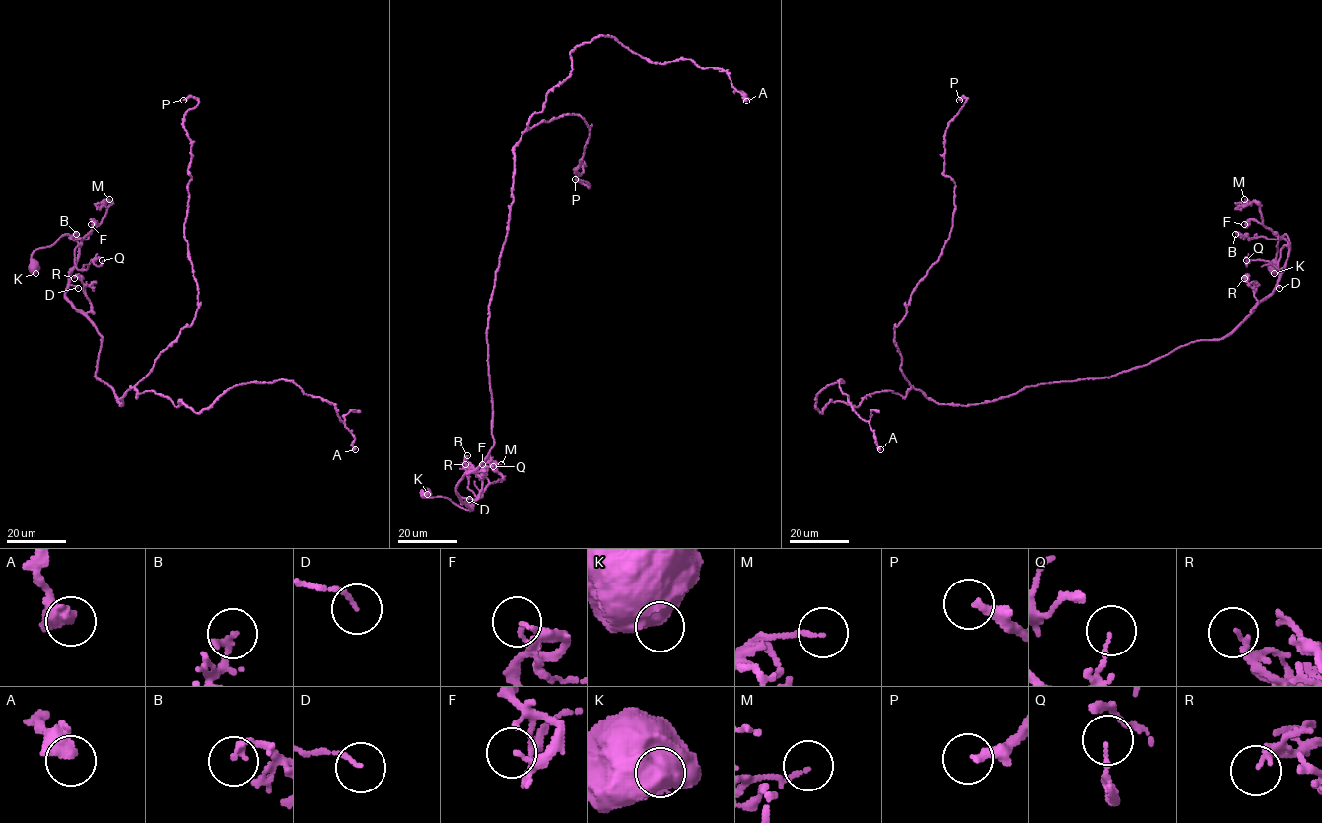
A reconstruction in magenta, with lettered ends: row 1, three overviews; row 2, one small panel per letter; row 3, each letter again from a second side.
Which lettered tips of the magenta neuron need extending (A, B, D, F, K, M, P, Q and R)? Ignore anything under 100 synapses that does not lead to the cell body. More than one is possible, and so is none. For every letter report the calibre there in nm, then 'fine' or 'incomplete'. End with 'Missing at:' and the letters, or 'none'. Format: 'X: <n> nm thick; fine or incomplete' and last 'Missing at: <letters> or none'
A: 500 nm thick; fine
B: 200 nm thick; fine
D: 120 nm thick; fine
F: 110 nm thick; fine
K: 850 nm thick; fine
M: 100 nm thick; fine
P: 260 nm thick; fine
Q: 80 nm thick; fine
R: 170 nm thick; fine
Missing at: none

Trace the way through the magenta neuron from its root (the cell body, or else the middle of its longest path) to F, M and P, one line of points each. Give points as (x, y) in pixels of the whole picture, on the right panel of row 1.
F: (997, 399), (1038, 384), (1112, 377), (1190, 342), (1227, 336), (1273, 291), (1289, 251), (1263, 224), (1244, 224)
M: (997, 399), (1112, 377), (1227, 336), (1273, 291), (1289, 251), (1244, 199)
P: (997, 399), (929, 400), (904, 376), (894, 339), (952, 227), (944, 134), (959, 100)

